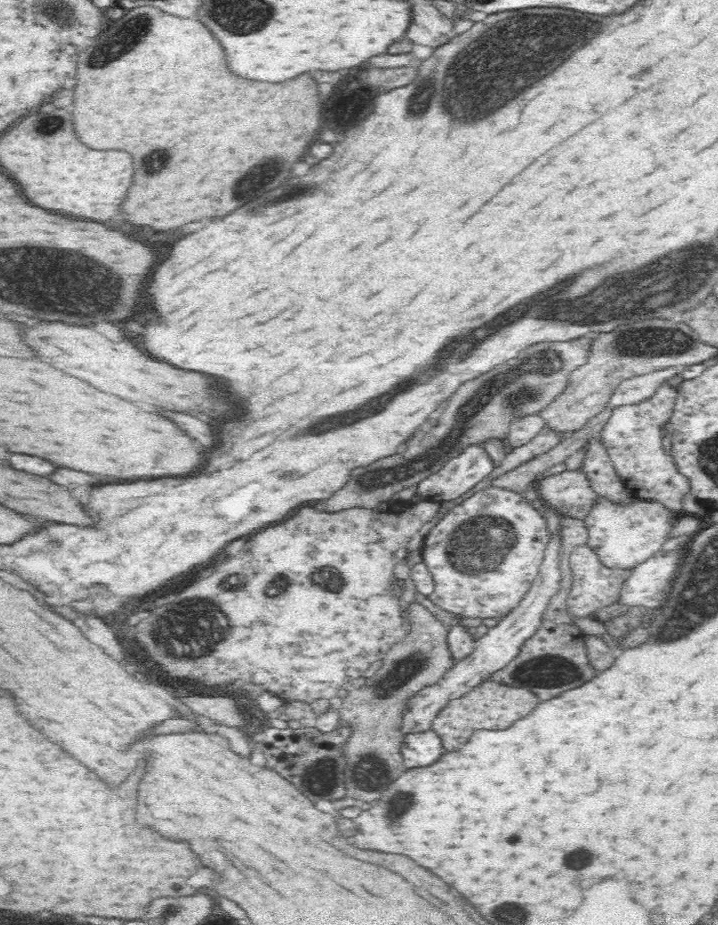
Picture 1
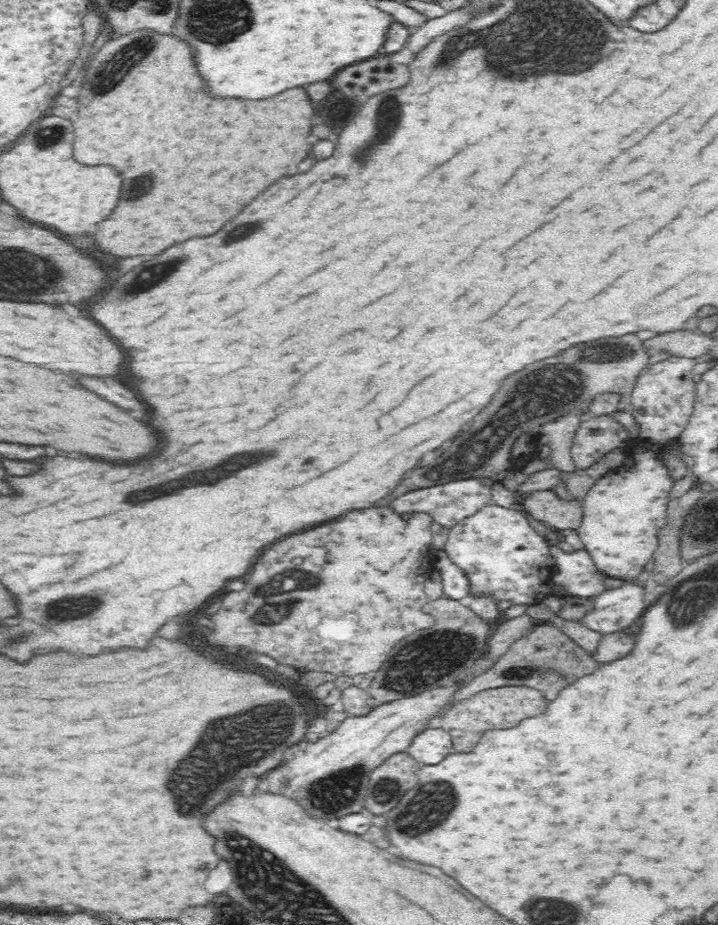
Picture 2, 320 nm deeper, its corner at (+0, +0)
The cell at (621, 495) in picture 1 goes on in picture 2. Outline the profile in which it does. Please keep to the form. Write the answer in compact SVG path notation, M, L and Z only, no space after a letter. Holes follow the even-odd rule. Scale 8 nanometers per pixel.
M609 415L585 417L570 448L575 468L586 471L610 451L621 450L628 440L626 429Z

